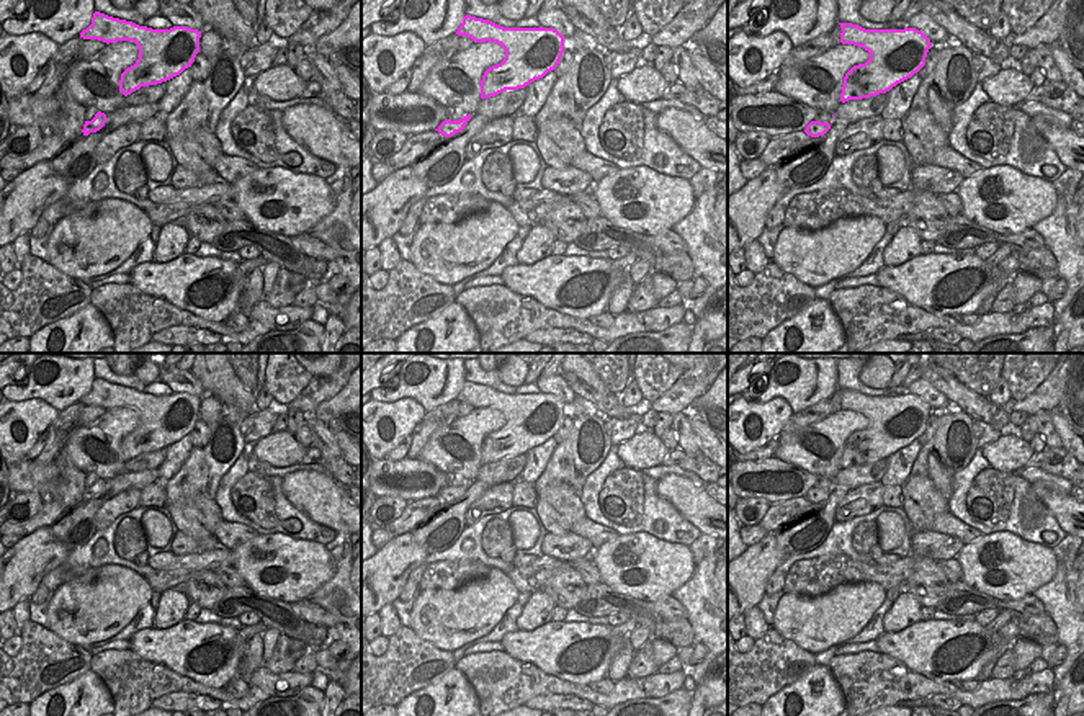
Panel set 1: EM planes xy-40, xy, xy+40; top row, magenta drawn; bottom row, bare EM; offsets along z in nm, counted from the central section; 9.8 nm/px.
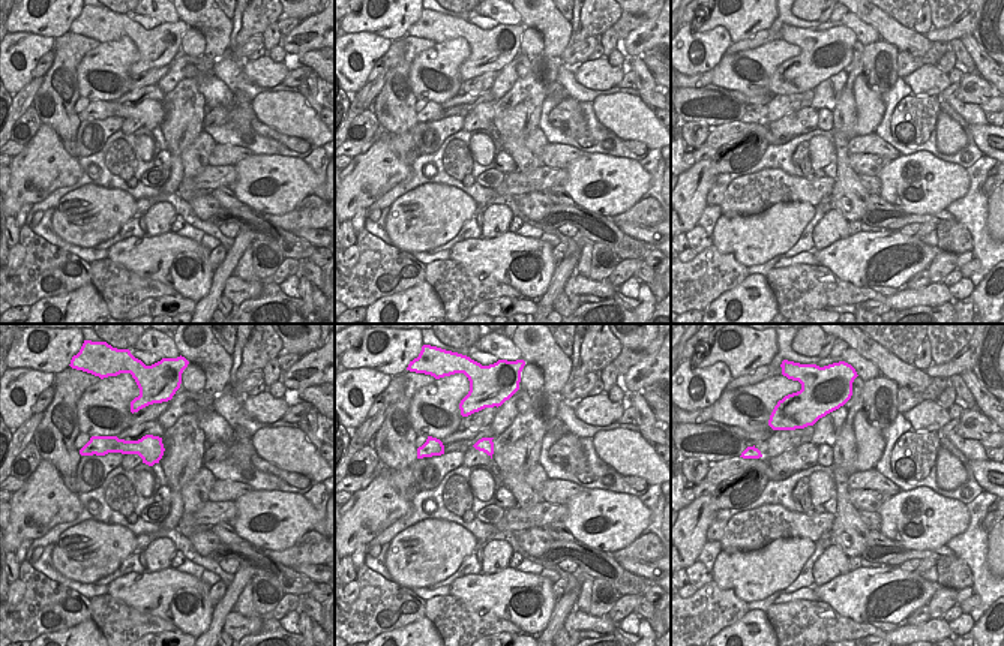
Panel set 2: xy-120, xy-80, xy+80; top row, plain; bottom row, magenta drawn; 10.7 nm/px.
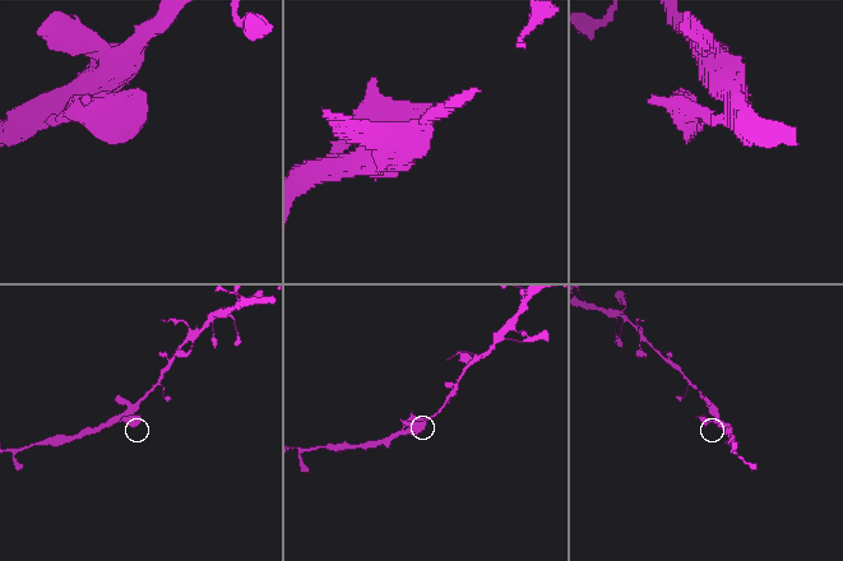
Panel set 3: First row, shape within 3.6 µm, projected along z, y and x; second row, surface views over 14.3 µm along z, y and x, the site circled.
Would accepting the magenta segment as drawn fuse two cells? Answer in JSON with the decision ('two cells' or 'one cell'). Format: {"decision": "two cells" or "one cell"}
{"decision": "one cell"}

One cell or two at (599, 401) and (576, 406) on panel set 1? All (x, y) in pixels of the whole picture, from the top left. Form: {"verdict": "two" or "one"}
{"verdict": "two"}

